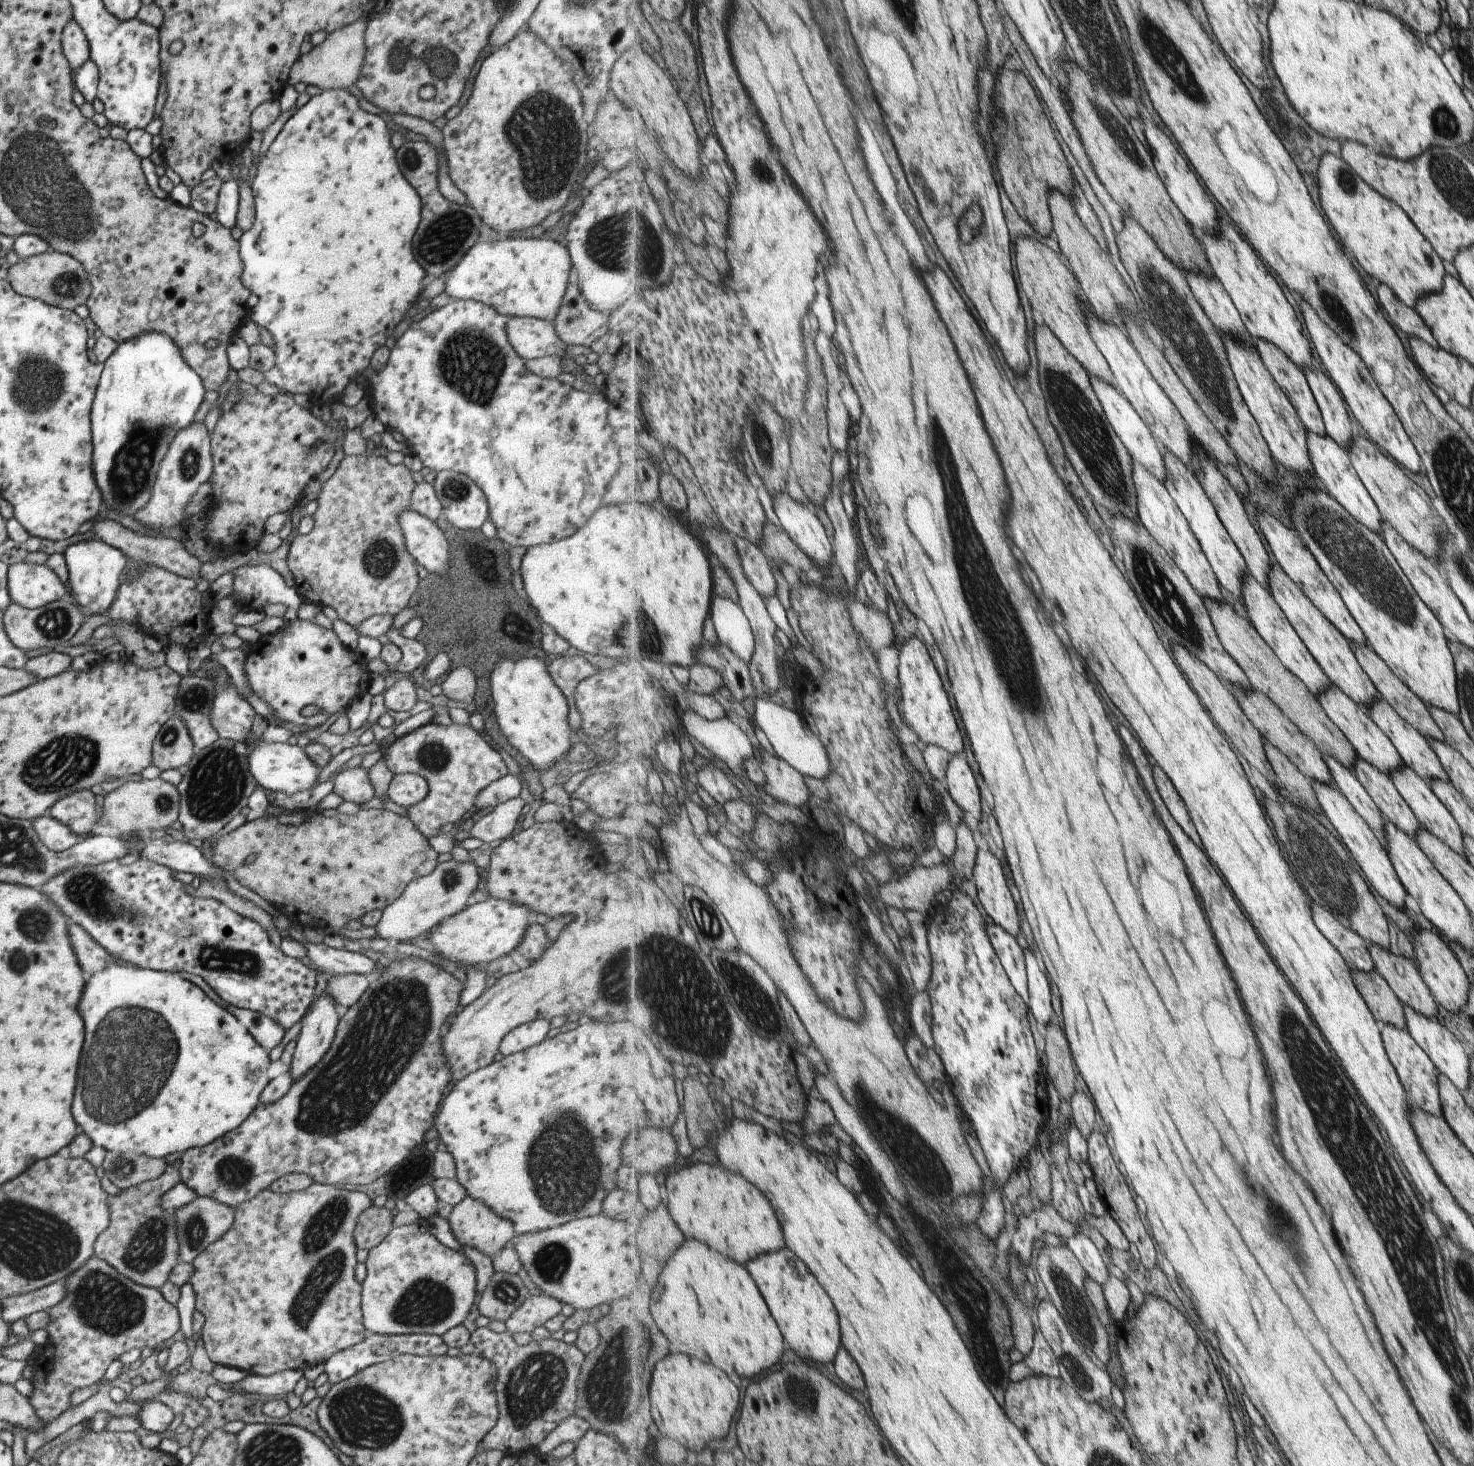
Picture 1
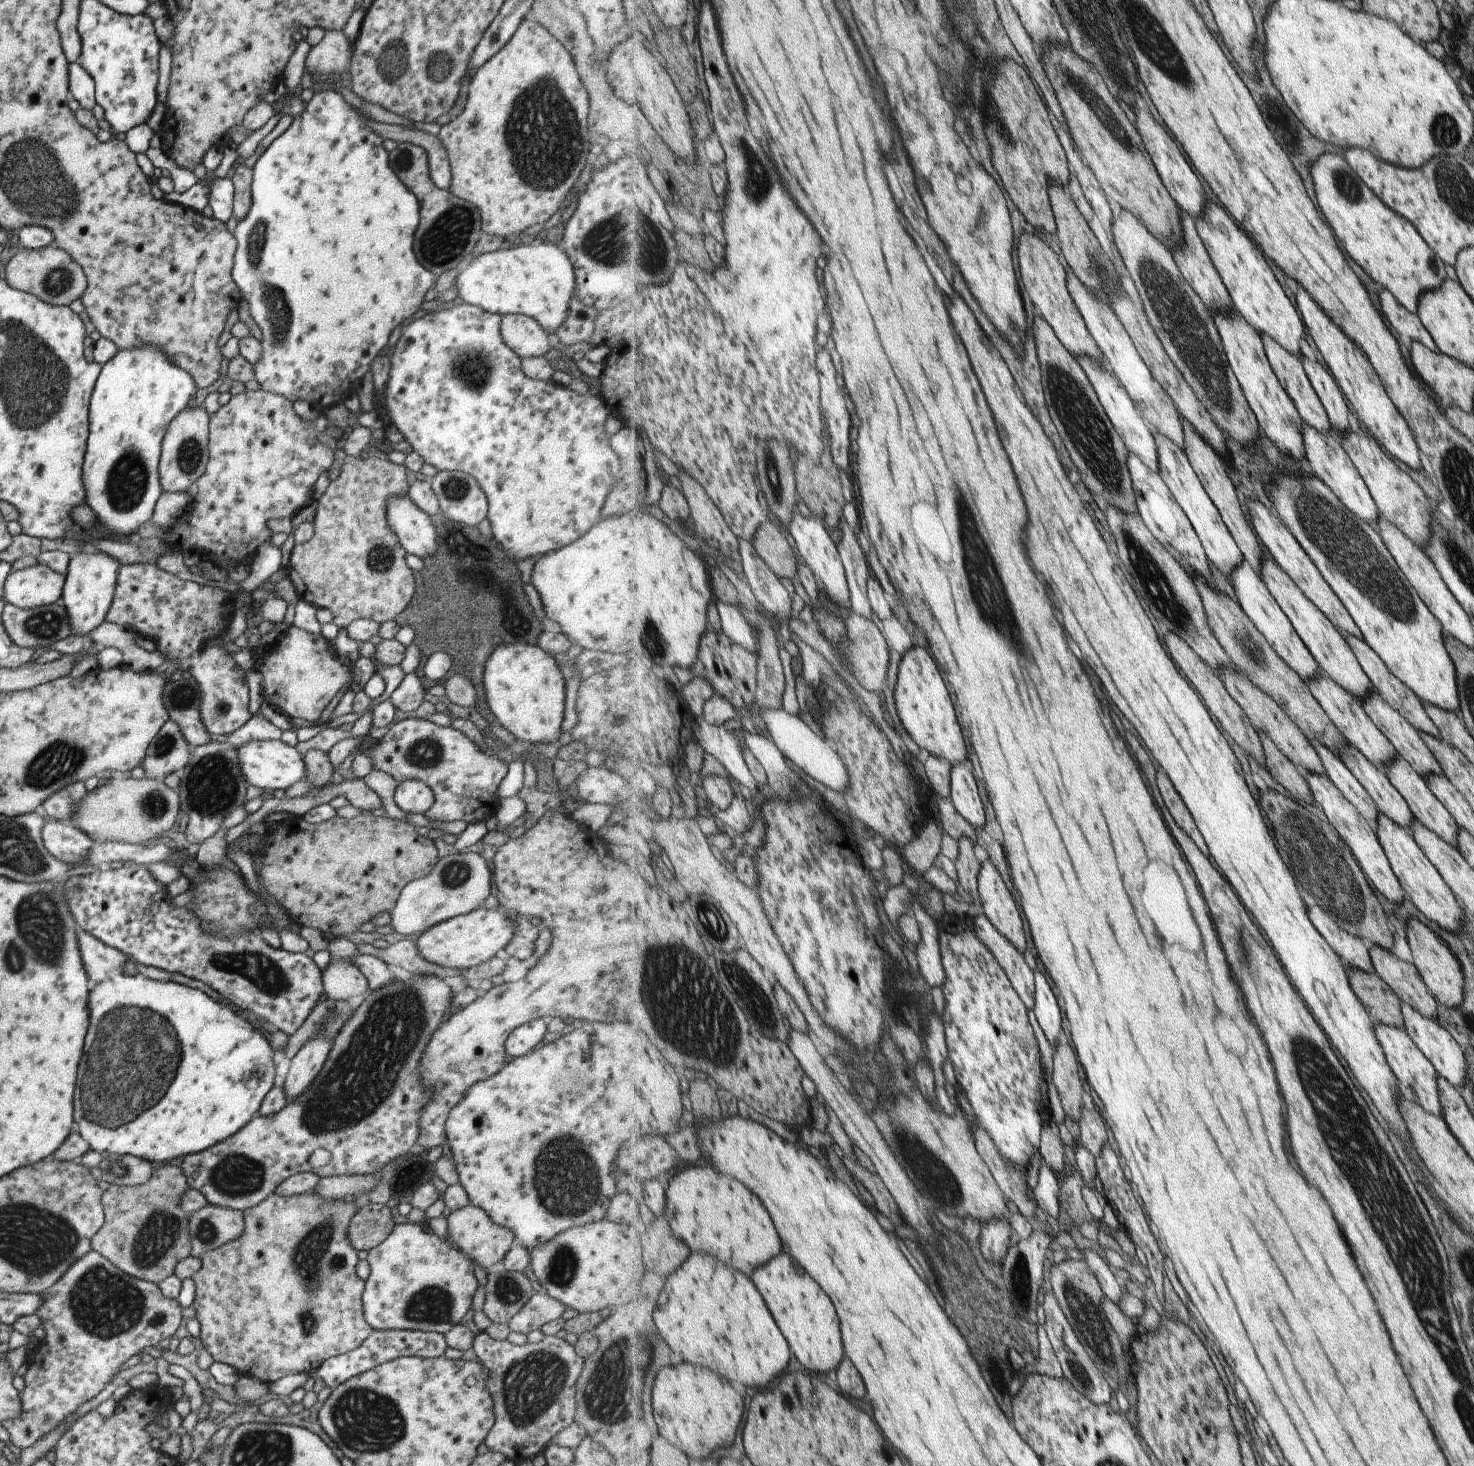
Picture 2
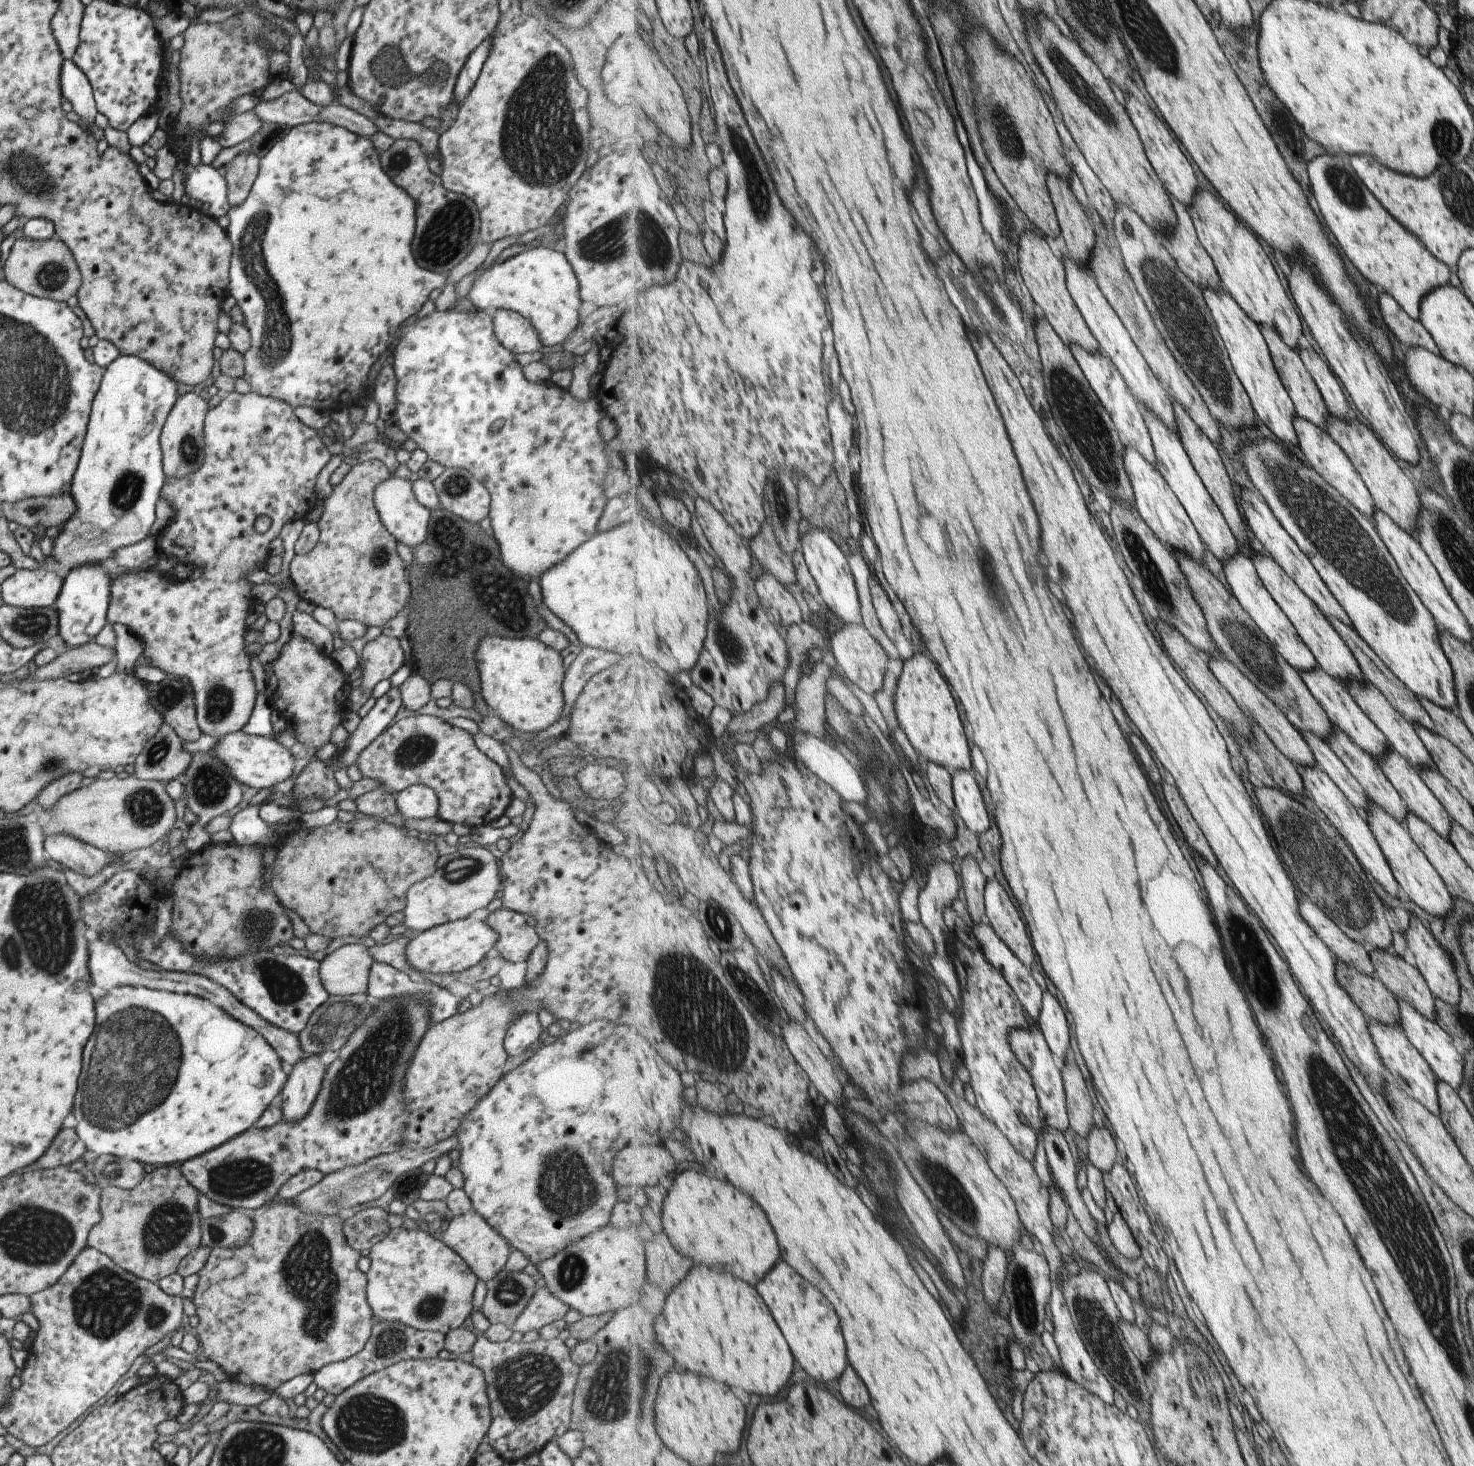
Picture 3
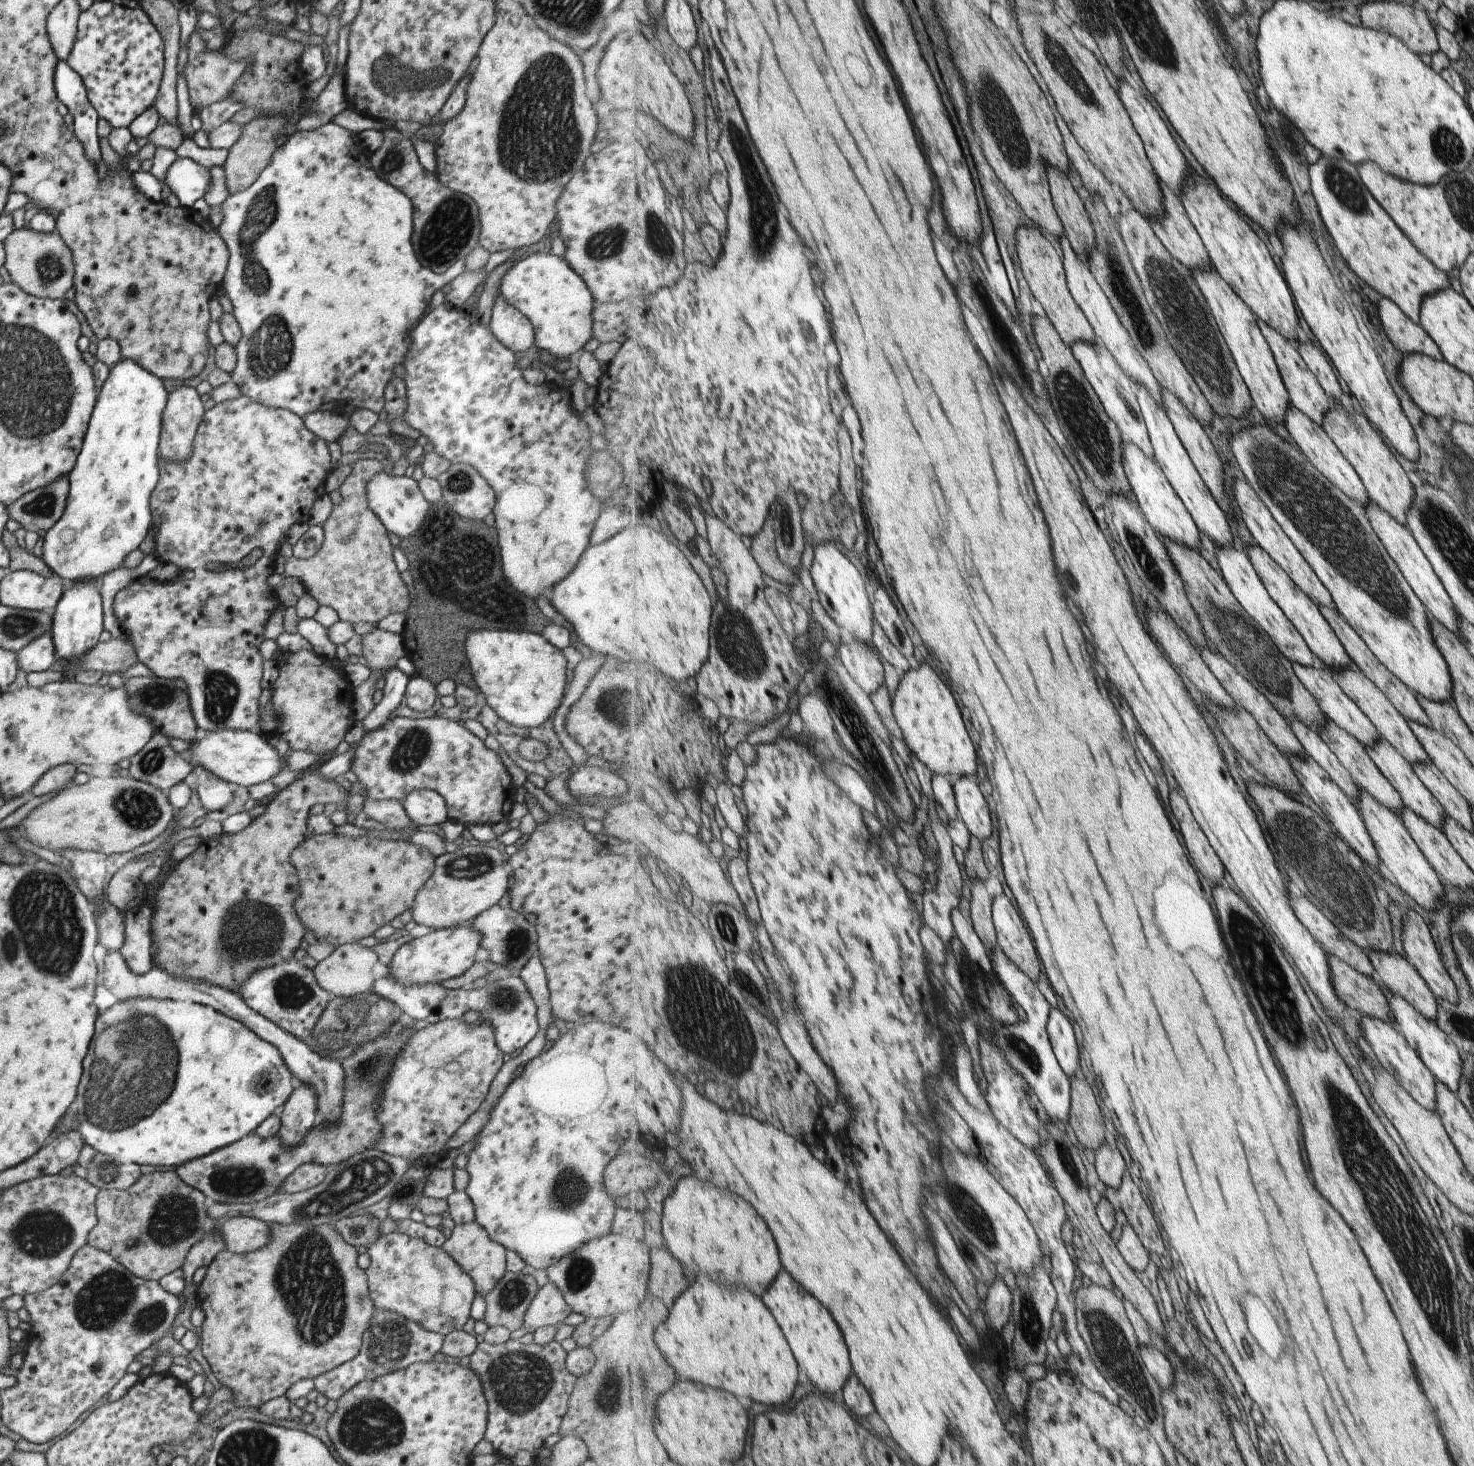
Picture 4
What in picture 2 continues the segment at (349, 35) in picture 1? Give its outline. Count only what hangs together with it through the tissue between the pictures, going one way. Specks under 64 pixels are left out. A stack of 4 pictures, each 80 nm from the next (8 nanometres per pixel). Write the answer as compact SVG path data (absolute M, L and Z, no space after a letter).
M325 31L321 40L312 46L304 59L308 74L317 74L318 81L330 79L331 74L347 77L352 55L352 45L347 46L347 40L342 31Z

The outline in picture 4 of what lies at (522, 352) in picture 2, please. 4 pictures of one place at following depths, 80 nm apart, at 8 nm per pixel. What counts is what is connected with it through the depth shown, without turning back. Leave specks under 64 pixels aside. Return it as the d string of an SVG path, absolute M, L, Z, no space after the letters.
M495 297L488 329L511 352L524 351L534 344L534 330L529 319L501 297Z

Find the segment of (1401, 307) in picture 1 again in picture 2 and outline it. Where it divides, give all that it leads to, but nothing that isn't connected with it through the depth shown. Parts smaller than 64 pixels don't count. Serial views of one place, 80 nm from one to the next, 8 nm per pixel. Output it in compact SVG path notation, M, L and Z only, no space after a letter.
M1387 289L1381 290L1378 300L1381 314L1385 316L1386 321L1389 321L1389 326L1397 332L1398 336L1409 336L1412 341L1420 342L1431 352L1438 352L1434 340L1425 330L1416 313L1410 313Z

